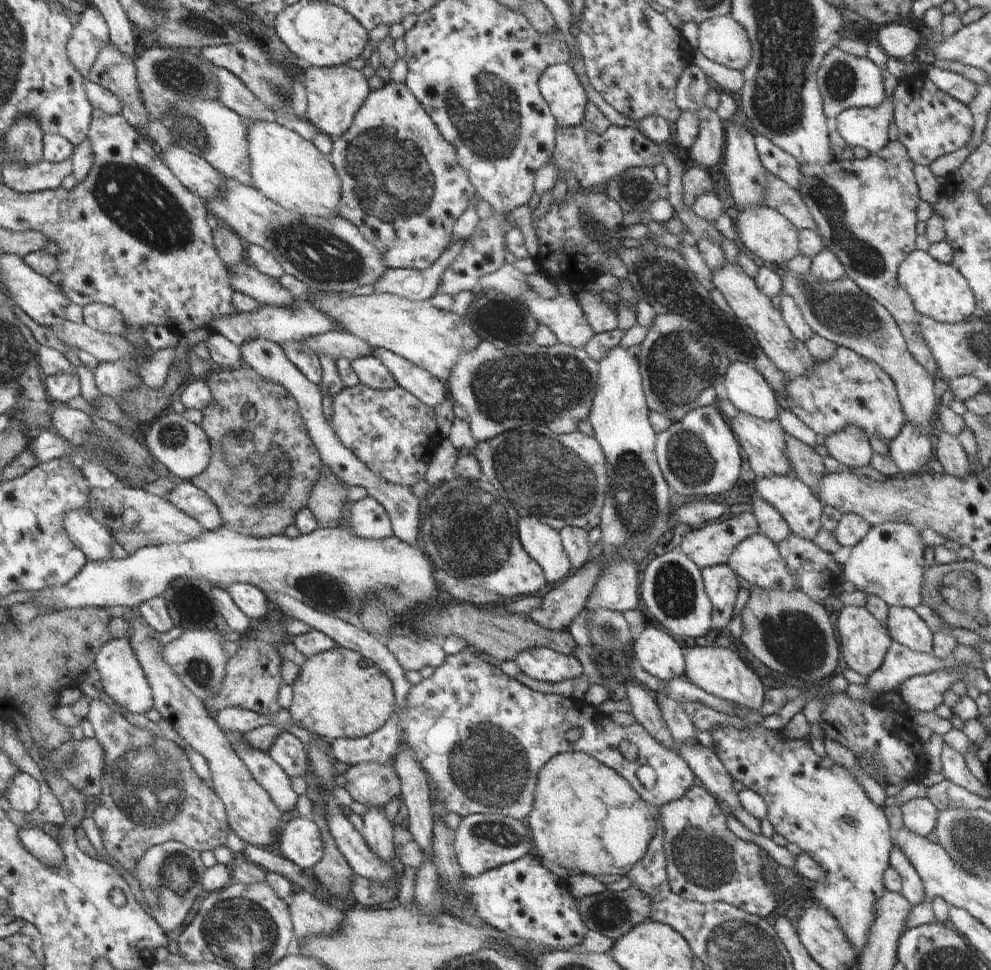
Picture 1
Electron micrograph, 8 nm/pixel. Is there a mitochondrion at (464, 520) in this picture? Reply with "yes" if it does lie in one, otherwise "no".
yes

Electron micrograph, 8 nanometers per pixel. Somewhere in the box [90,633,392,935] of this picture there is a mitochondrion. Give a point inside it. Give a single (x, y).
(147, 784)

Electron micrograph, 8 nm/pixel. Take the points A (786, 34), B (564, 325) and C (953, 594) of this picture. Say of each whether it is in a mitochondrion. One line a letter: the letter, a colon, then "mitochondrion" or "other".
A: mitochondrion
B: other
C: mitochondrion

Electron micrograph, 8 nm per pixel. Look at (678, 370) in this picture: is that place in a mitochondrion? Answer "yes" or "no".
yes

